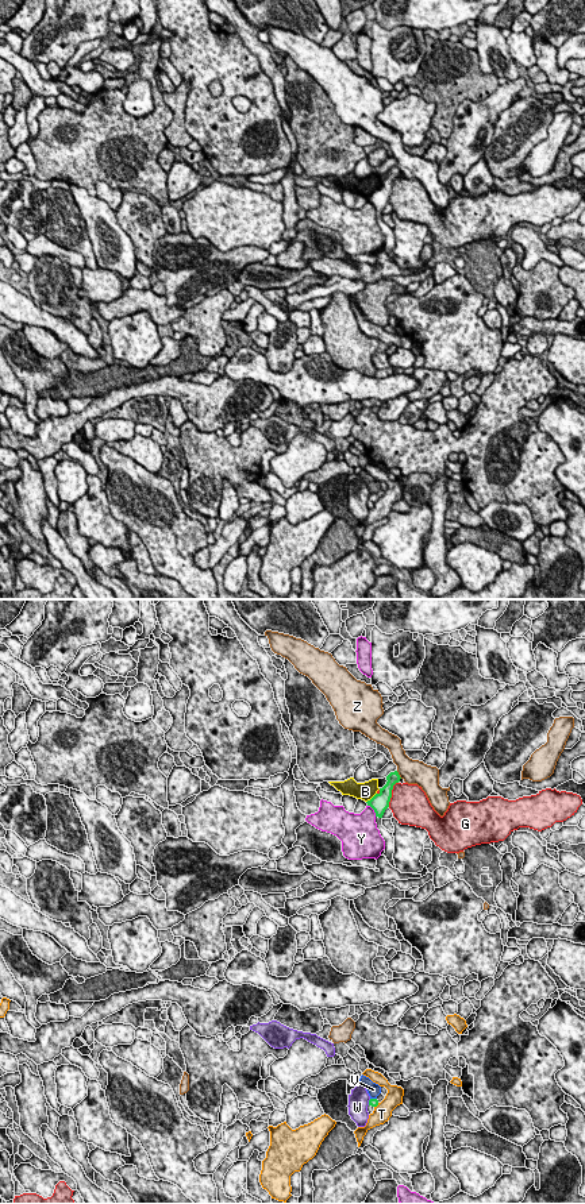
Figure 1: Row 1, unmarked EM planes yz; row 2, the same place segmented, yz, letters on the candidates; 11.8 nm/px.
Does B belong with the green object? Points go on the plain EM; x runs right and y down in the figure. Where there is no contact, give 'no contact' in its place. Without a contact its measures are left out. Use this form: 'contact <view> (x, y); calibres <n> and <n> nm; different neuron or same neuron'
contact yz (372, 193); calibres 220 and 220 nm; different neuron

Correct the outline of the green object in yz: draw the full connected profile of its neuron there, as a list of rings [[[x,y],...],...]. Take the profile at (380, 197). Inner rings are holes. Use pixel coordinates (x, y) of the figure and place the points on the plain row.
[[[397,166],[390,167],[386,171],[386,180],[382,184],[380,184],[378,189],[376,189],[370,196],[366,197],[367,201],[370,201],[374,205],[376,212],[382,213],[385,205],[389,202],[393,181],[399,178],[400,174],[401,173]]]

